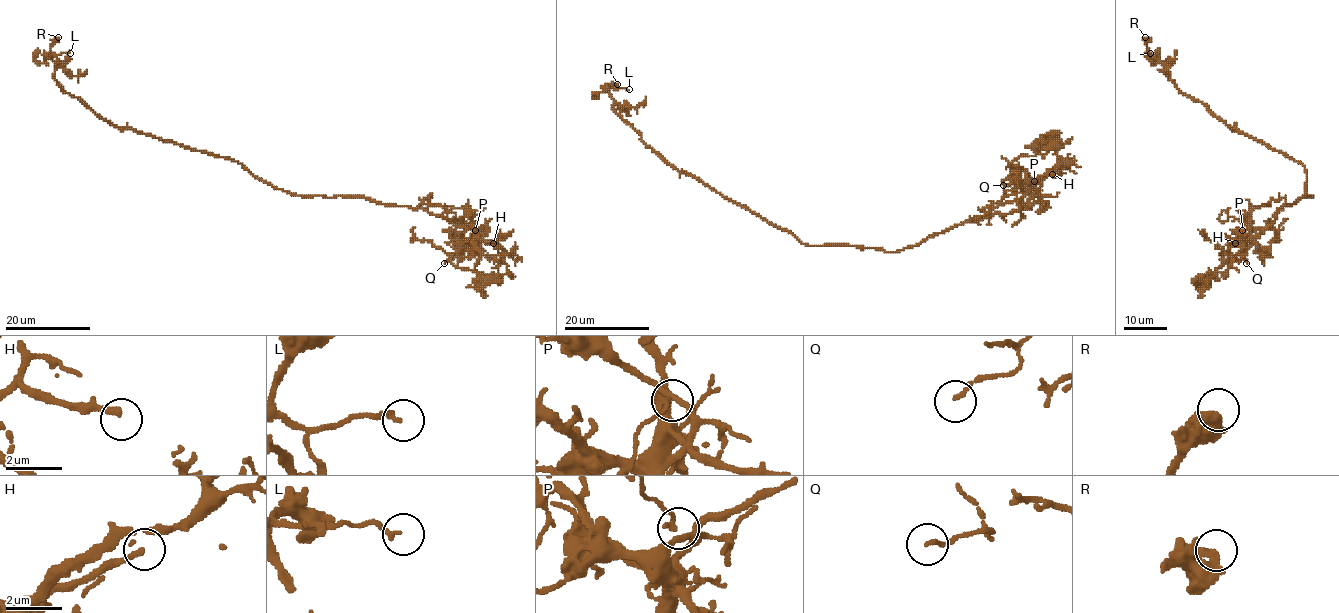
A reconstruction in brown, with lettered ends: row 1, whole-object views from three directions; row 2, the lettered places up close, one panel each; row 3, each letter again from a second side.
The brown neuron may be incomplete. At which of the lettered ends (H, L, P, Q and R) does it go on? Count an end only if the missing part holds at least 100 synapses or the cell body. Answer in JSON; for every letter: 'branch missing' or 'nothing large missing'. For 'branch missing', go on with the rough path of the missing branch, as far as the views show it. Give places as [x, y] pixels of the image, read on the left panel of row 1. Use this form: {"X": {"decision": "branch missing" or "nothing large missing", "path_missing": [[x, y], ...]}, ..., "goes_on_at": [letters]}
{"H": {"decision": "branch missing"}, "L": {"decision": "nothing large missing"}, "P": {"decision": "nothing large missing"}, "Q": {"decision": "nothing large missing"}, "R": {"decision": "nothing large missing"}, "goes_on_at": ["H"]}

